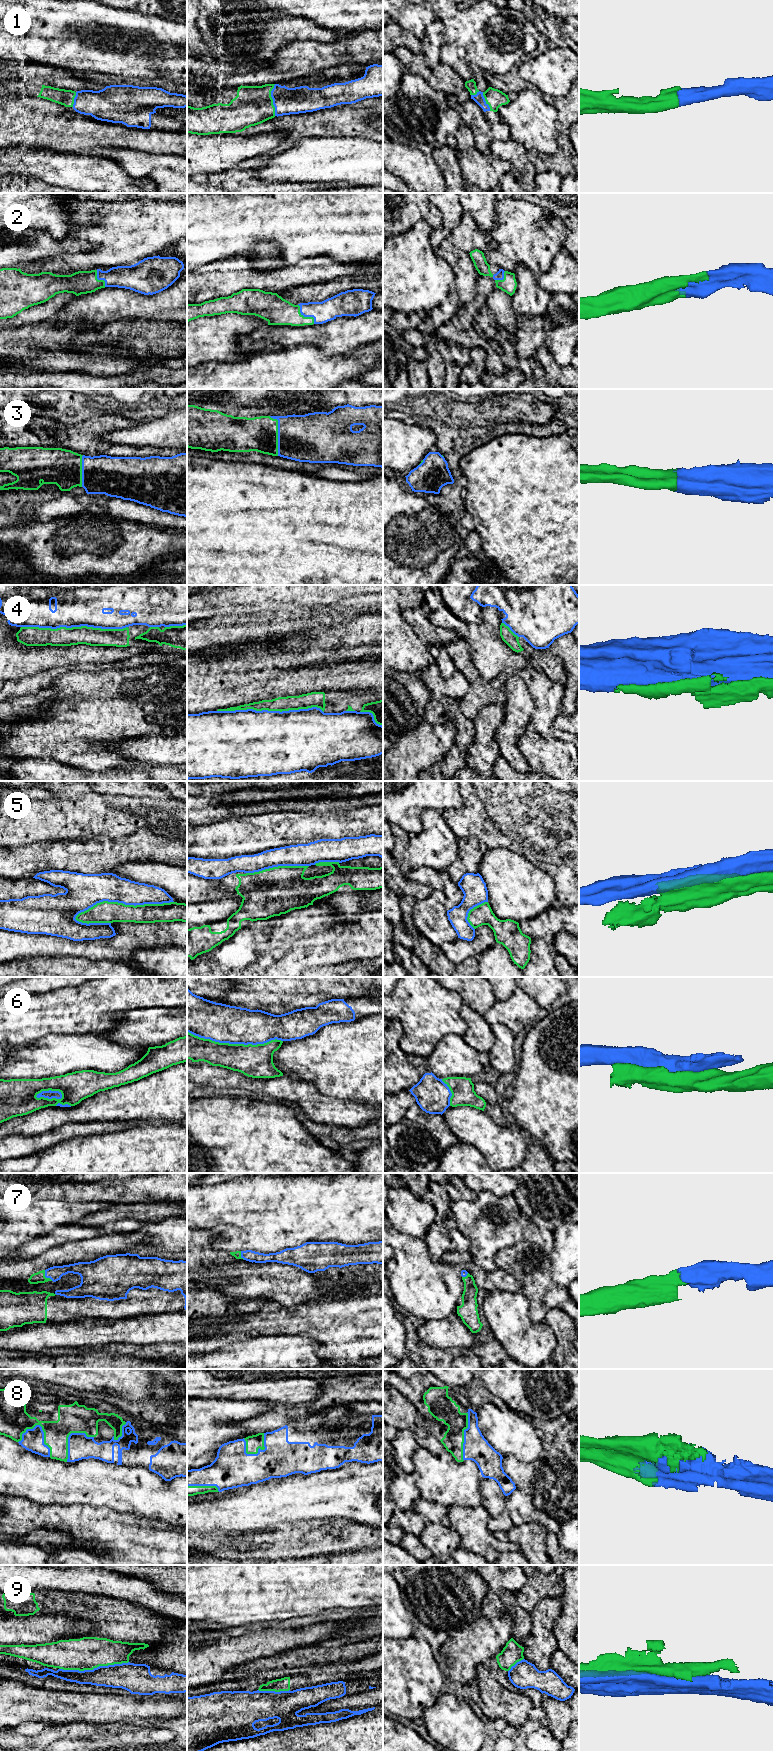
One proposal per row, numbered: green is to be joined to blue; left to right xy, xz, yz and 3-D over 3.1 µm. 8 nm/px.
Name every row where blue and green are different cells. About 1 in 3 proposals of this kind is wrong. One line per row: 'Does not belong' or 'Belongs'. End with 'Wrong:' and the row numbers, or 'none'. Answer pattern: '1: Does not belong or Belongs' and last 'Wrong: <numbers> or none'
1: Belongs
2: Belongs
3: Belongs
4: Does not belong
5: Does not belong
6: Does not belong
7: Belongs
8: Belongs
9: Does not belong
Wrong: 4, 5, 6, 9

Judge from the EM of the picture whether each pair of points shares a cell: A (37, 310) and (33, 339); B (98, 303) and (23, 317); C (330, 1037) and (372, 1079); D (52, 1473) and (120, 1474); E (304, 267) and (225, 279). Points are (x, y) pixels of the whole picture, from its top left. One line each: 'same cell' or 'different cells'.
A: different cells
B: different cells
C: same cell
D: same cell
E: same cell

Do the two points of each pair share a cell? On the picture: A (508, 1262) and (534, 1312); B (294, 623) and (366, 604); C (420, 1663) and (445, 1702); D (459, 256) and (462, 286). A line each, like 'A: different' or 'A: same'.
A: same
B: same
C: different
D: same

